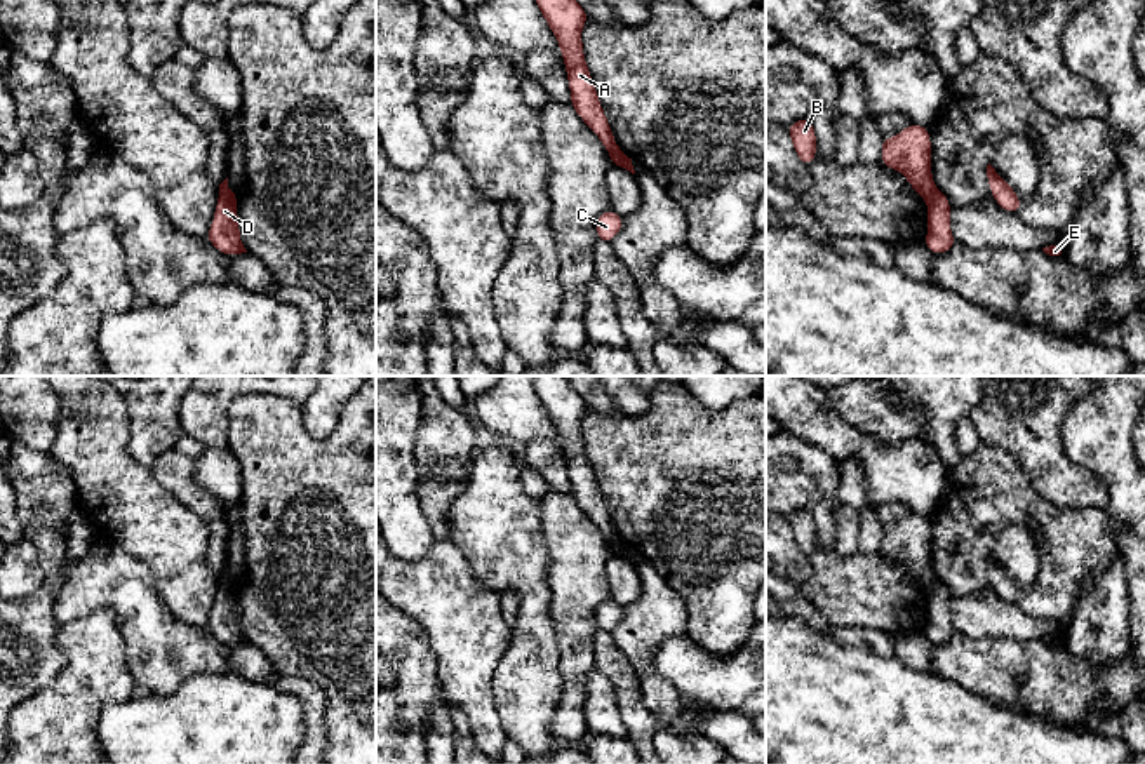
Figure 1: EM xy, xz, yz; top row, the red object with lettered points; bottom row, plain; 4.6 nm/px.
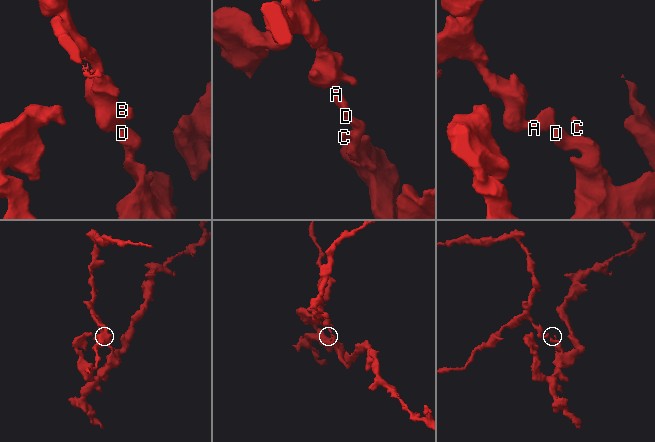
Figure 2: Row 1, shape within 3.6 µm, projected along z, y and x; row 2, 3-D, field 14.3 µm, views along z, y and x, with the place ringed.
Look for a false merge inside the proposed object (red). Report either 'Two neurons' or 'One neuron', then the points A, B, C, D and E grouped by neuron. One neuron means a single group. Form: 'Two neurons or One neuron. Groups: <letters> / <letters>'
Two neurons. Groups: A B / C D E

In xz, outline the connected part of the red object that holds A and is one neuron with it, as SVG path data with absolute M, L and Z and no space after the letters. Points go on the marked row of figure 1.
M536 0L536 5L557 37L559 49L564 56L571 106L599 136L609 153L619 151L585 61L581 30L588 14L576 0Z

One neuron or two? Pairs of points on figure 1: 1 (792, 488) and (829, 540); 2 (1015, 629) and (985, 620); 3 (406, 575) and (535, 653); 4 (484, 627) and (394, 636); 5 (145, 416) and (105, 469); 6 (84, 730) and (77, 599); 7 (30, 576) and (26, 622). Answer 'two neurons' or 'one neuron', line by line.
1: one neuron
2: one neuron
3: two neurons
4: two neurons
5: two neurons
6: two neurons
7: two neurons

